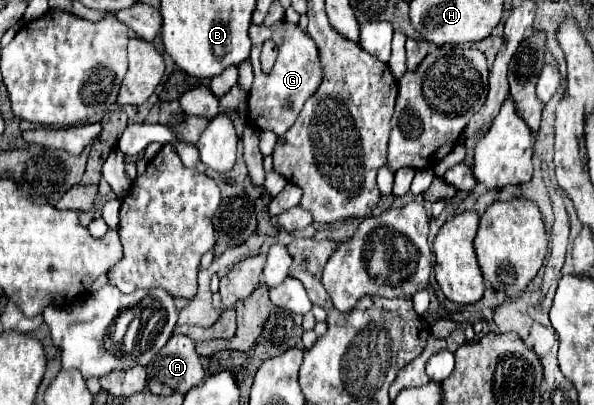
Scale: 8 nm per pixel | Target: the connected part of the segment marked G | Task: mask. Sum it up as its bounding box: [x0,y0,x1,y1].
[249,20,323,136]

